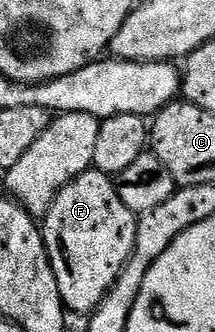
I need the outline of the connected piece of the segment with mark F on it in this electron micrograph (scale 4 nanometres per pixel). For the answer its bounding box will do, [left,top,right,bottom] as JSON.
[42,169,137,316]

